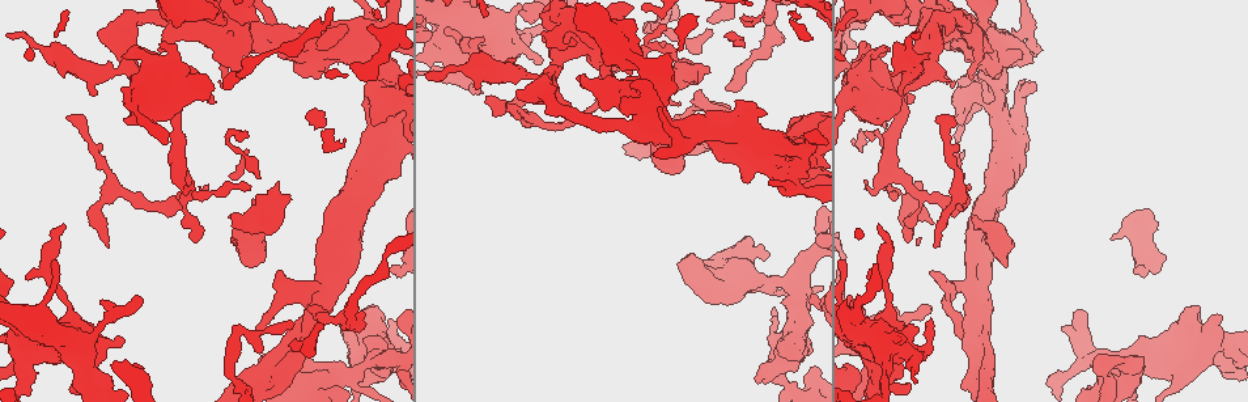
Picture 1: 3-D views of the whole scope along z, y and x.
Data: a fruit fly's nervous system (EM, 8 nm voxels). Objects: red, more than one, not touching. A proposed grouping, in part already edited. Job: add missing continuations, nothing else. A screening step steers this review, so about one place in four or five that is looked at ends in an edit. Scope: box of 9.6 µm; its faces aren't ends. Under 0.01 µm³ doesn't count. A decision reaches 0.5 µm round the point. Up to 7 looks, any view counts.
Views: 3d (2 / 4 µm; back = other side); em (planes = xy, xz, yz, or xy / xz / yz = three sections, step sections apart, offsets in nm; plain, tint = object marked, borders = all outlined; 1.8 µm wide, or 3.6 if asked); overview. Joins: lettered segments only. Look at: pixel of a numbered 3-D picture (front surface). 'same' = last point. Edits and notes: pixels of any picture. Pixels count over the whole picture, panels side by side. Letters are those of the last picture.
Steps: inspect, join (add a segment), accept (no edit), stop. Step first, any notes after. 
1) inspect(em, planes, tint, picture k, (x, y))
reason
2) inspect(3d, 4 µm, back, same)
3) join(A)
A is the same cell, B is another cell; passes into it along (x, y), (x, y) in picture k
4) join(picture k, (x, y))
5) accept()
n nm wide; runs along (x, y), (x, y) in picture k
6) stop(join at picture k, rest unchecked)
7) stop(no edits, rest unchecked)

inspect(3d, 4 µm, back, picture 1, (959, 337))

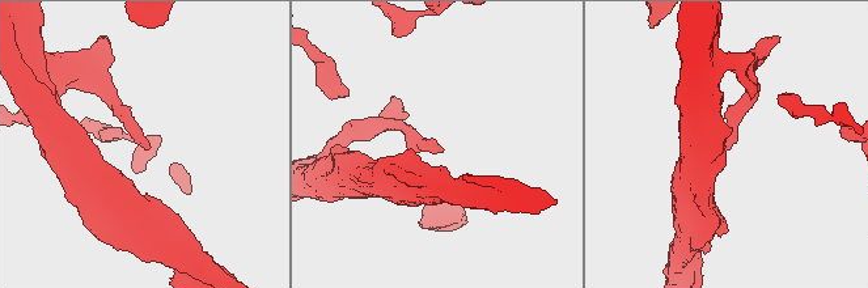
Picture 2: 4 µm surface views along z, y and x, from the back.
inspect(em, planes, borders, picture 2, (150, 147))
shape alone is not enough

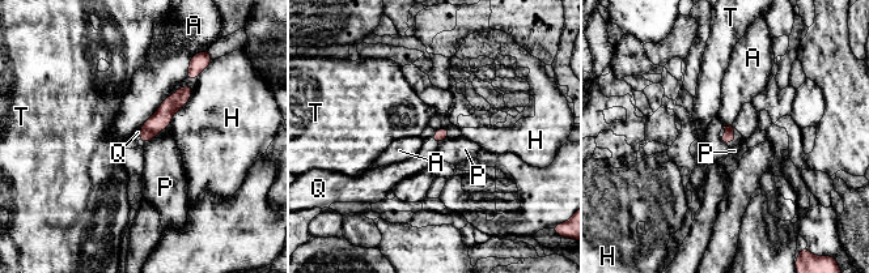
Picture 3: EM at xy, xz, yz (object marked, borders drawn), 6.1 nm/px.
join(Q)
Q is the same cell, A, H, P and T are other cells; passes into it along (728, 136), (733, 137), (737, 136) in picture 3; it goes on there

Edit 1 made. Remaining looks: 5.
inspect(overview)

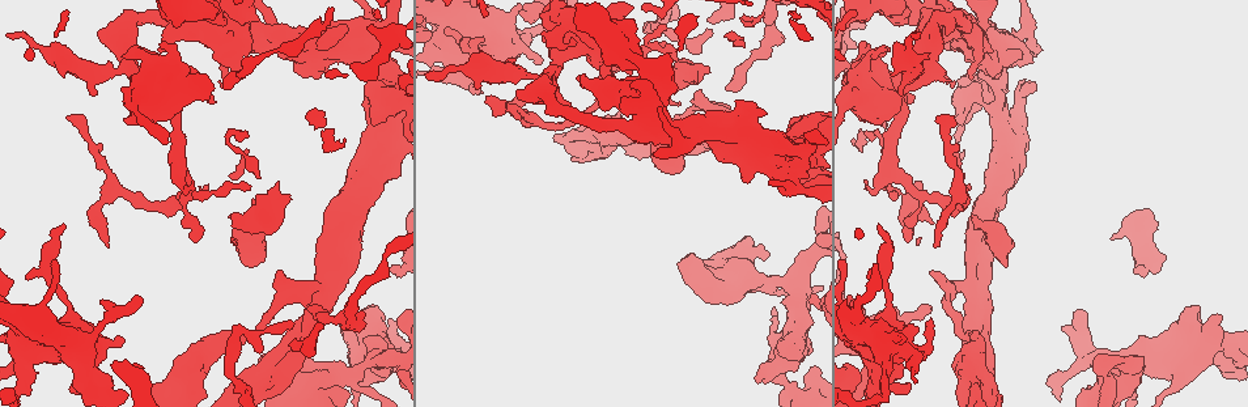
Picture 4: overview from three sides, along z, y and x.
inspect(em, 3.6 µm, xz, step 4, plain, picture 4, (660, 86))
thin arm on a thick one

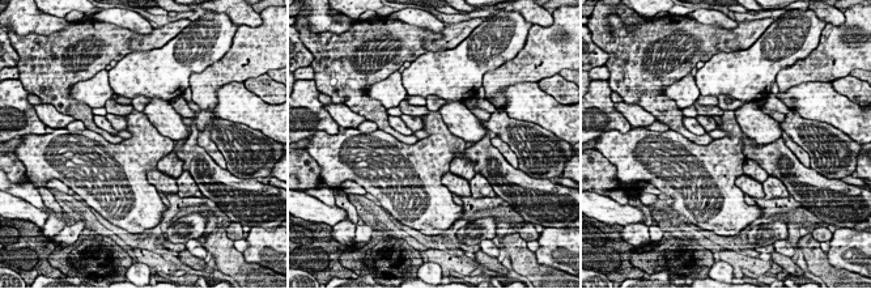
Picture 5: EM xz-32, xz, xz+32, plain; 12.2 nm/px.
inspect(em, 3.6 µm, xz, step 4, borders, same)

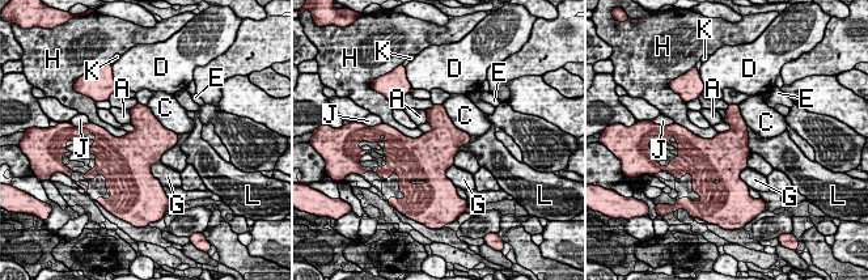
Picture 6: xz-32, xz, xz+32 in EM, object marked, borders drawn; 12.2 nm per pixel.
accept()
A, C, D, E, G, H, J, K and L are other cells; border along (733, 127), (719, 132) in picture 6; no lettered segment goes on from it

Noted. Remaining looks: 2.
inspect(em, planes, borders, picture 4, (788, 187))
thick turns thin

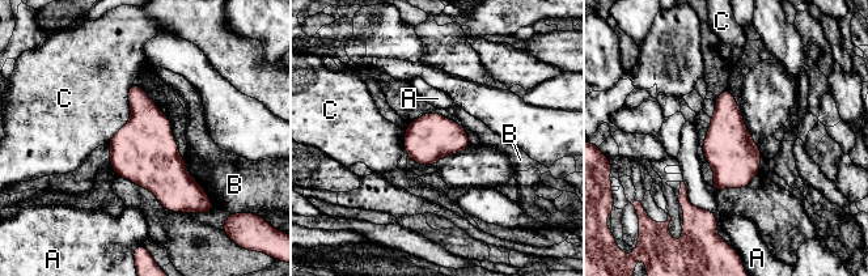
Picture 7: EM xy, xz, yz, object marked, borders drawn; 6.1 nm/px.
accept()
280 nm wide; A, B and C are other cells; none of them fits

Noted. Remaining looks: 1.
stop(join at picture 3, rest unchecked)

